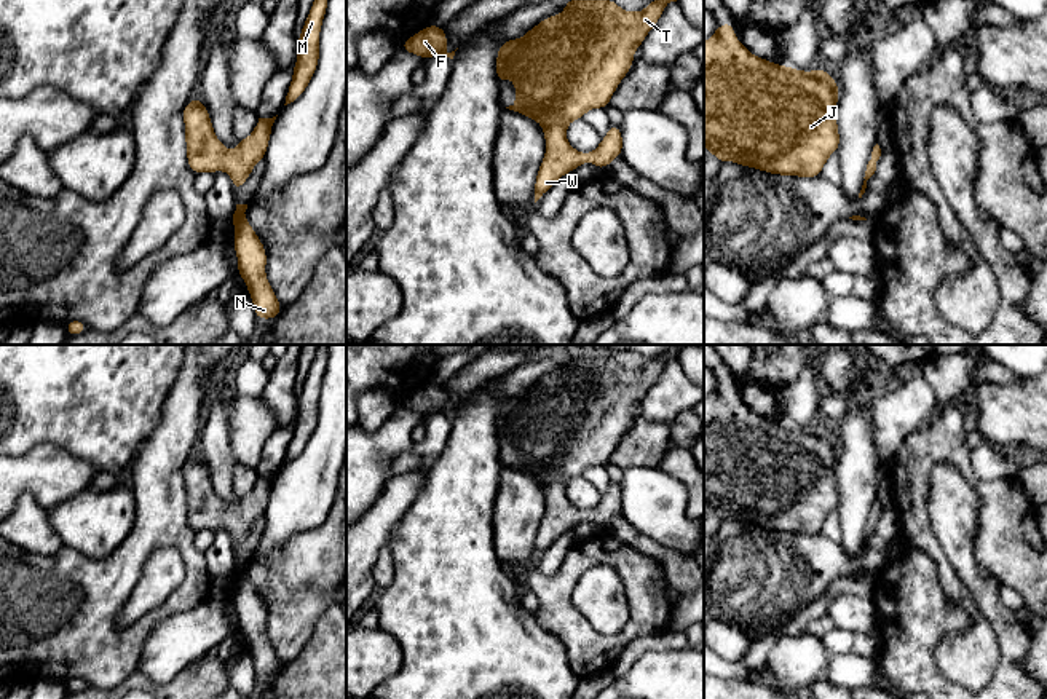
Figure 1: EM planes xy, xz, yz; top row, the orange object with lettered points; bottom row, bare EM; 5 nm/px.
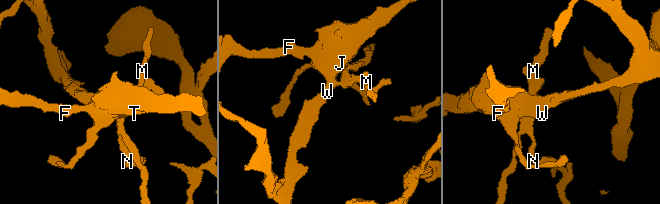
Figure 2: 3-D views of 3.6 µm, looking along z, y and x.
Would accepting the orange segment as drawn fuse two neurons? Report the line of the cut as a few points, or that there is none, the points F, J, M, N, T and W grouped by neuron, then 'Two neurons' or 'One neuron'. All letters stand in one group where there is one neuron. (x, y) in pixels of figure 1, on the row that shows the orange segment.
No split. Groups: F J M N T W. One neuron

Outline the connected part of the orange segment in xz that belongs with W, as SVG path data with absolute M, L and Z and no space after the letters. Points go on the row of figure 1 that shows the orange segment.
M565 0L567 8L544 18L517 40L506 40L496 54L498 83L511 78L516 104L506 109L538 121L544 131L546 155L535 180L535 203L565 174L591 161L605 169L622 155L621 128L611 124L600 145L589 155L575 150L567 140L567 126L583 120L591 109L605 109L621 80L634 64L634 53L658 24L664 8L677 0L653 0L638 13L626 11L614 0Z

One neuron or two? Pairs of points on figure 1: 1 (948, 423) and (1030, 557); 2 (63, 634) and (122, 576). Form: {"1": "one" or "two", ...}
{"1": "one", "2": "one"}

